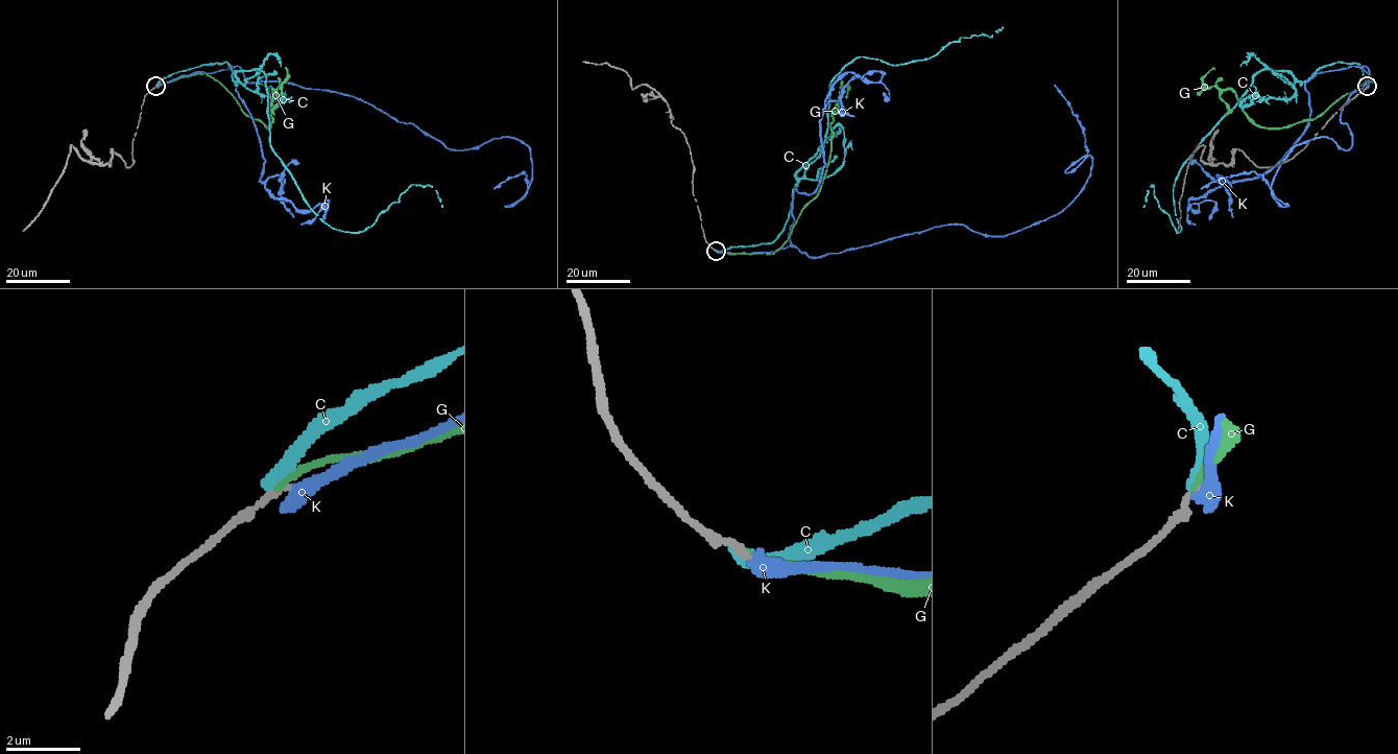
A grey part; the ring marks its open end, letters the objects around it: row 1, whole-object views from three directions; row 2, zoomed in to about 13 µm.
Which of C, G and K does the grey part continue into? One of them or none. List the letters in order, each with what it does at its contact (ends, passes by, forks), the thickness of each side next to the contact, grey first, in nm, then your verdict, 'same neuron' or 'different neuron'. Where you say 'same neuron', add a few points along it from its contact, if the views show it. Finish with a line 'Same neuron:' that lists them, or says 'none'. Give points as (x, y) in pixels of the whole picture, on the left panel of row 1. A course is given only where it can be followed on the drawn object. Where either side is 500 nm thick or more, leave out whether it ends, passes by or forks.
C: it ends; calibres 190 and 400 nm; different neuron
G: it ends; calibres 190 and 190 nm; same neuron; course (157, 87), (207, 73), (235, 97), (245, 115), (267, 128), (272, 117), (272, 90), (281, 88), (286, 68)
K: it ends; calibres 160 and 480 nm; different neuron
Same neuron: G

